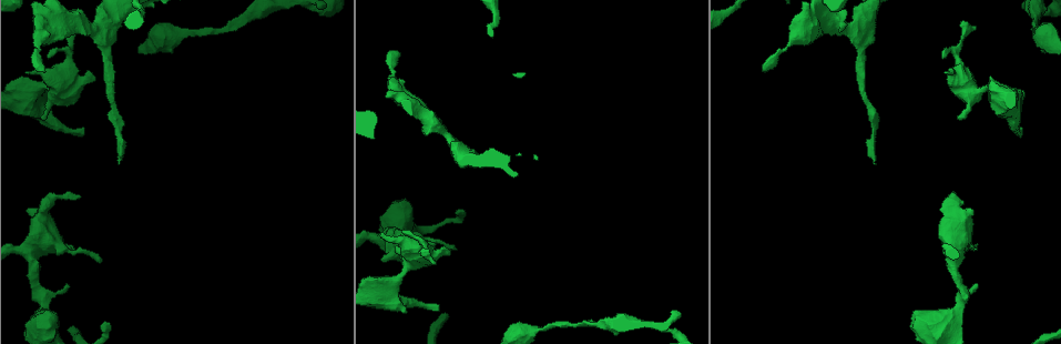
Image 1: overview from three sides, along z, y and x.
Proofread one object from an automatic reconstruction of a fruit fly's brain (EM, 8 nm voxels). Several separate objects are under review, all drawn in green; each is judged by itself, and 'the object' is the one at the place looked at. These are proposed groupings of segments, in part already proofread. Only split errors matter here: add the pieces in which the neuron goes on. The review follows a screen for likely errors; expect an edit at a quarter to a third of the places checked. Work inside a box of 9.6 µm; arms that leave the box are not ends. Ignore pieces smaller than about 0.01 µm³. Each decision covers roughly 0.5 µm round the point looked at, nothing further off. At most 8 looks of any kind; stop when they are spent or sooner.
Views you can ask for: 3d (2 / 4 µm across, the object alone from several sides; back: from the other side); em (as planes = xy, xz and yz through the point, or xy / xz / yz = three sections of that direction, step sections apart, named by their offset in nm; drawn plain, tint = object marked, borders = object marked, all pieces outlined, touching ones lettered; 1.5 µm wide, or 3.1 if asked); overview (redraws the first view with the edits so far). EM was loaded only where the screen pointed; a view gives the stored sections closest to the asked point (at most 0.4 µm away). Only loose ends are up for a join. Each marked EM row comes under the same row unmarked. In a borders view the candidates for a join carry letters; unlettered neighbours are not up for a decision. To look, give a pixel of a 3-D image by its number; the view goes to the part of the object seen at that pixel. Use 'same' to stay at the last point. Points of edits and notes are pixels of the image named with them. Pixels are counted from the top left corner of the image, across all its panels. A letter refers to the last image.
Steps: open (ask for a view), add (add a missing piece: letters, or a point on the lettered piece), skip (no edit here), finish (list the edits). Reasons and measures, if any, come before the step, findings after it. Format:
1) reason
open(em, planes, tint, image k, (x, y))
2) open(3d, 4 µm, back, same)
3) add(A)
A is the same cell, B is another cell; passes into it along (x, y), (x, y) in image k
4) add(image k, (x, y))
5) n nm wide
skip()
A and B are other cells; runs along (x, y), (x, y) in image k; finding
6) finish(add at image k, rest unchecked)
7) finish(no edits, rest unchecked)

branch stops here
open(3d, 4 µm, image 1, (79, 194))

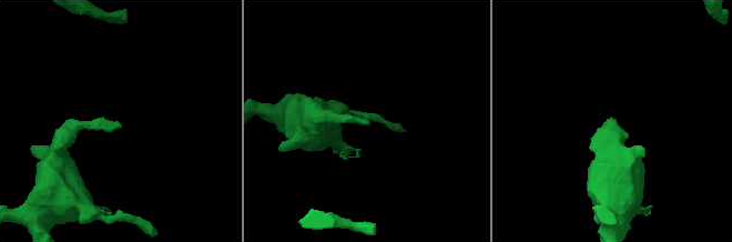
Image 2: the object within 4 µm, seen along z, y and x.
open(em, planes, borders, image 2, (369, 123))

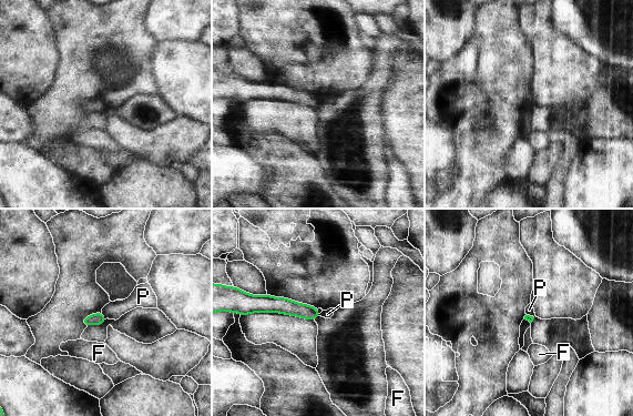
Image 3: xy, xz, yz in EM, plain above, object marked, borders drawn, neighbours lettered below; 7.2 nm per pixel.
P touches over 60 nm
skip()
F and P are other cells; border along (101, 313), (105, 318) in image 3; no lettered piece goes on from it

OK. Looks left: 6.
an open end
open(em, planes, borders, image 1, (83, 130))

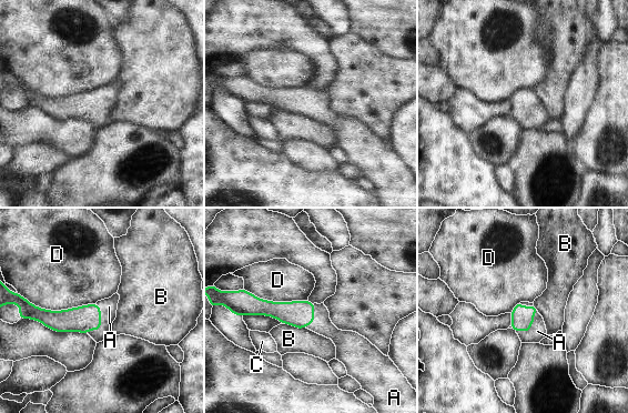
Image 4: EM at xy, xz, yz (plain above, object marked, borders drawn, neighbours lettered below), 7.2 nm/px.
160 nm wide
add(A)
A is the same cell, B, C and D are other cells; passes into it along (83, 319), (100, 322), (109, 306) in image 4; the neuron continues

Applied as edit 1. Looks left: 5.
free end
open(em, yz, step 8, tint, image 1, (765, 70))

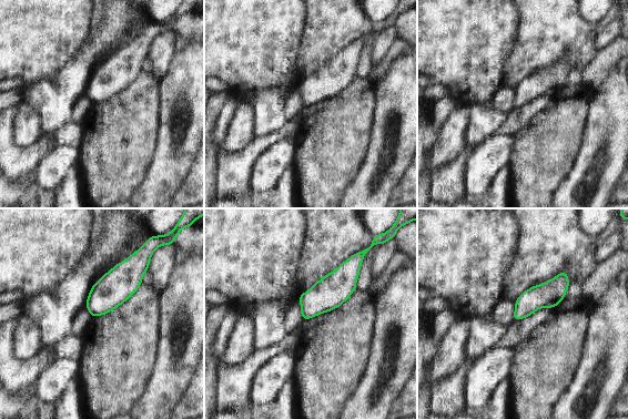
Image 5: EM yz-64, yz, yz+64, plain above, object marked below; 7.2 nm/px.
open(em, xy, step 8, borders, same)

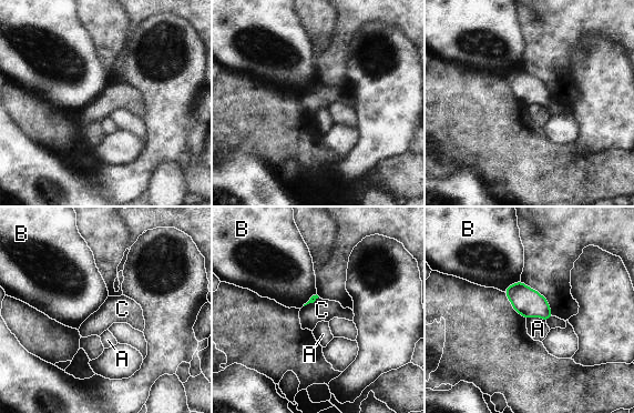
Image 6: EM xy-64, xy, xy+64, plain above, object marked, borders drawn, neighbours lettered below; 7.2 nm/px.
skip()
A, B and C are other cells; border along (527, 318), (540, 316), (545, 321) in image 6; none of them fits

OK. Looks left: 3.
finish(add at image 4, rest unchecked)

